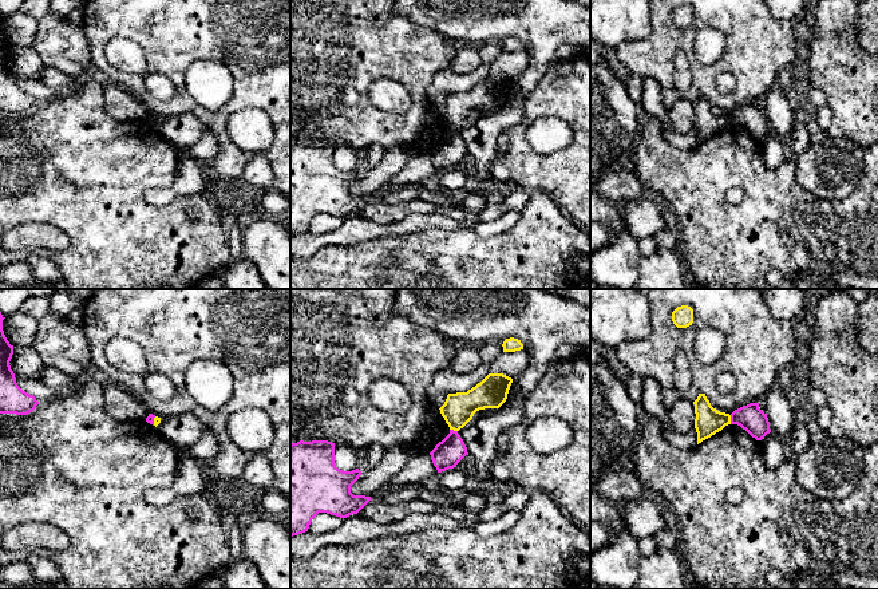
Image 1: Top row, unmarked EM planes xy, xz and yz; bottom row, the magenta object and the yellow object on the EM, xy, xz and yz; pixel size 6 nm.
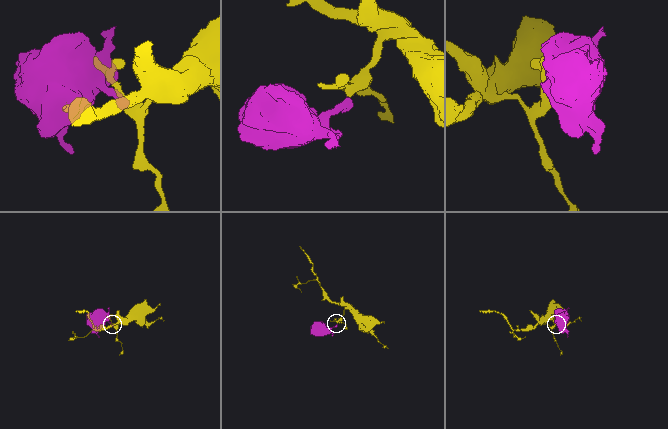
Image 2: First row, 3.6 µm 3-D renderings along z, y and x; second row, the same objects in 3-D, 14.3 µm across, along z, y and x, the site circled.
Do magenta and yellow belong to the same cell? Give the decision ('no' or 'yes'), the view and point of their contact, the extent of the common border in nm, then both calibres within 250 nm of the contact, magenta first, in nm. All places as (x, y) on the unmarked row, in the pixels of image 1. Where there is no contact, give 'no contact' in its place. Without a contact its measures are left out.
no; meets magenta in yz at (731, 119); contact 60 nm long; 160 nm thick on the magenta side, 160 nm on the other

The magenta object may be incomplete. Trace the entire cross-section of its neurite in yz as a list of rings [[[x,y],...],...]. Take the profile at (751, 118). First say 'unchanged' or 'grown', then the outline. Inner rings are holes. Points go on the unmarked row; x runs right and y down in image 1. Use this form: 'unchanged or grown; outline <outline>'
unchanged; outline [[[750,103],[731,114],[731,124],[737,124],[756,141],[771,133],[767,114],[759,108],[760,103]]]

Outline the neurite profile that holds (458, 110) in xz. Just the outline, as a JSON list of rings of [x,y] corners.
[[[489,74],[467,92],[448,94],[439,108],[450,130],[463,129],[479,110],[499,108],[507,99],[513,79],[503,74]]]

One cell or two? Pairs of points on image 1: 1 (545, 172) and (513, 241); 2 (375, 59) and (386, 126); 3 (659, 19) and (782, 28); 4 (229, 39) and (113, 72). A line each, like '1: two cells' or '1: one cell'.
1: two cells
2: one cell
3: one cell
4: one cell

